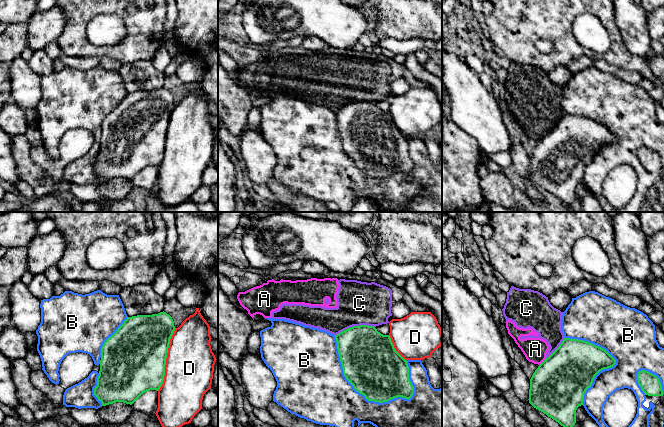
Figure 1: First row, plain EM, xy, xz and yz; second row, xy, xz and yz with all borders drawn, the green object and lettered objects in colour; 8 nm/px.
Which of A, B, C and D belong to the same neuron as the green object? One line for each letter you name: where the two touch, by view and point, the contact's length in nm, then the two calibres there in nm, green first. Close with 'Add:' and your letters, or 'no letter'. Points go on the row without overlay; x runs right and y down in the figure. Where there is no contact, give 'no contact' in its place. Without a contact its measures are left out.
Add: no letter

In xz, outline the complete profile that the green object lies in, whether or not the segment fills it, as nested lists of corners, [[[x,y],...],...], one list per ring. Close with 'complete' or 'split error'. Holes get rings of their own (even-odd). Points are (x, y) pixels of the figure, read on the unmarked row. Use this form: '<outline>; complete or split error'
[[[360,101],[340,108],[335,115],[344,152],[368,177],[412,173],[407,136],[395,126],[389,111]]]; complete

